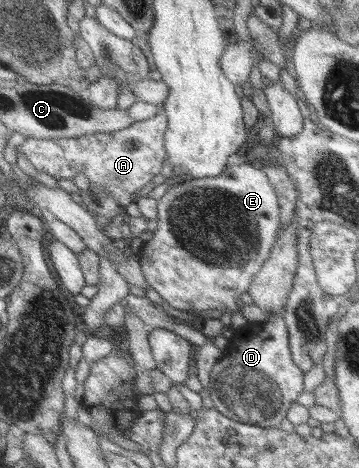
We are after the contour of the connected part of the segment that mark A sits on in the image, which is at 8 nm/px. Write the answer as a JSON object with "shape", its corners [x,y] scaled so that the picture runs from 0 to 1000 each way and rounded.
{"shape":[[[448,226],[448,231],[451,235],[437,246],[373,261],[351,276],[334,276],[323,282],[245,286],[189,297],[72,295],[67,306],[45,316],[47,333],[67,333],[89,348],[103,368],[128,370],[128,374],[145,376],[156,385],[187,382],[206,387],[217,374],[234,374],[240,387],[251,389],[251,402],[270,402],[334,440],[354,442],[370,415],[396,406],[407,393],[423,389],[429,376],[448,370],[451,353],[462,340],[457,293],[468,254],[462,254],[457,229]]]}

